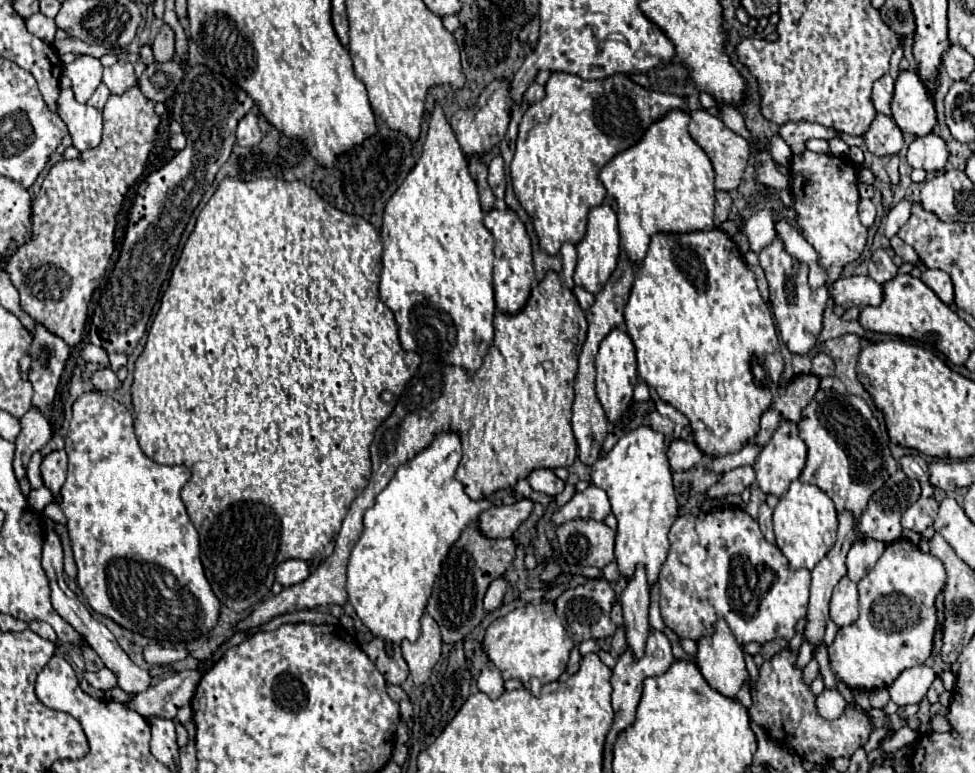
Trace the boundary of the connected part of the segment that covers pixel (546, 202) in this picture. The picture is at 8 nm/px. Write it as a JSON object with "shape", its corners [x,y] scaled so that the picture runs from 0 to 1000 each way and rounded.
{"shape":[[[566,93],[560,106],[560,124],[556,132],[546,135],[533,158],[533,171],[529,181],[527,207],[523,212],[525,241],[533,266],[542,274],[544,287],[548,290],[556,326],[568,331],[574,326],[576,316],[593,316],[601,305],[603,274],[609,266],[615,266],[622,254],[622,243],[613,233],[615,220],[642,191],[650,189],[667,166],[689,142],[704,142],[704,132],[697,124],[677,122],[663,116],[648,106],[640,96],[630,96],[617,103],[597,103],[595,98],[583,93]]]}

